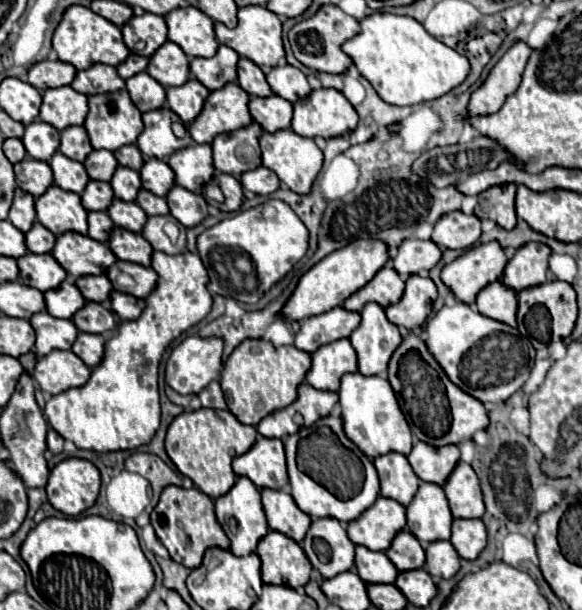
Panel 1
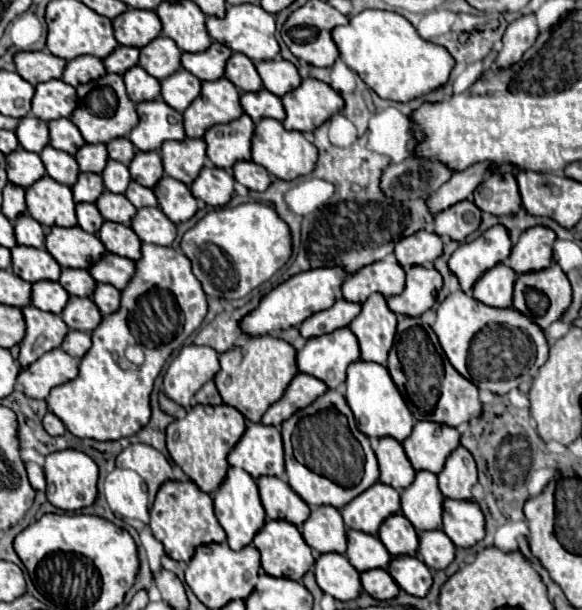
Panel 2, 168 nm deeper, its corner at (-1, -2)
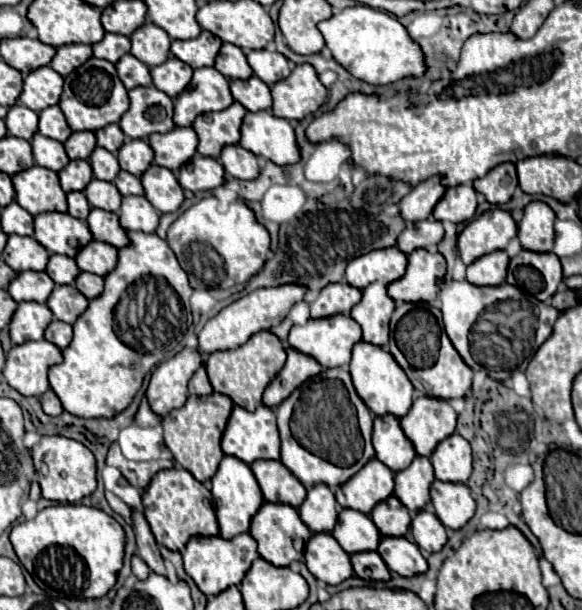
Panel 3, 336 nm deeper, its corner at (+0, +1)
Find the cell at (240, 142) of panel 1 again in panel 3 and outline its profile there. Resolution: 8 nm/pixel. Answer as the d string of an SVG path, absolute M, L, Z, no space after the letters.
M233 102L225 110L199 114L193 122L193 130L199 138L197 152L209 158L217 158L223 146L239 144L239 128L245 112L247 110L239 102Z

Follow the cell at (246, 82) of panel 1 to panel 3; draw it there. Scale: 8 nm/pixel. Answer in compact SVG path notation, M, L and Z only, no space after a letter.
M223 42L221 50L215 58L215 68L229 80L233 80L233 78L247 80L253 74L243 50L235 44L229 44L229 42Z

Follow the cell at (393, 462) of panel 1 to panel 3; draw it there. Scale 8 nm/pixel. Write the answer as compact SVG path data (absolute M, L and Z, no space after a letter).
M385 414L385 418L375 418L373 446L375 456L393 472L407 468L417 454L413 450L413 444L409 442L409 438L405 438L405 432L401 430L399 418L393 418L393 414Z

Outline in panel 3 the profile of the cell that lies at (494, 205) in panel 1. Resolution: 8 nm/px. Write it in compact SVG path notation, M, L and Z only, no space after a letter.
M503 162L475 180L475 190L485 194L491 204L505 204L517 188L517 172L513 162Z

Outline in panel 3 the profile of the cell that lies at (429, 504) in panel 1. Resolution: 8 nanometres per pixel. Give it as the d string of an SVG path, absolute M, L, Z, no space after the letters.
M415 456L415 460L395 474L395 490L393 494L407 506L411 512L423 510L429 506L429 486L435 480L433 466L429 458Z

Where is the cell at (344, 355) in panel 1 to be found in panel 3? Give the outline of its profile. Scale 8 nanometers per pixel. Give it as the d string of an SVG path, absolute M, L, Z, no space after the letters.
M333 314L333 318L311 318L305 326L293 326L289 332L289 344L299 352L313 356L323 368L335 368L349 364L351 348L361 340L361 326L347 314Z

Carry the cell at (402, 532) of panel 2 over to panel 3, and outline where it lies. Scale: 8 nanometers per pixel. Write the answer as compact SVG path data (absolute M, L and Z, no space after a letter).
M389 496L371 510L371 520L383 536L405 536L411 524L411 514L397 502L397 496Z

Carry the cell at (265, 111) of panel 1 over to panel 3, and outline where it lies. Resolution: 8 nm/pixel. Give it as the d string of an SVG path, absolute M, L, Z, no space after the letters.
M251 76L247 80L231 80L229 84L233 98L243 104L249 112L259 112L259 110L269 110L273 100L269 86L261 82L257 76Z

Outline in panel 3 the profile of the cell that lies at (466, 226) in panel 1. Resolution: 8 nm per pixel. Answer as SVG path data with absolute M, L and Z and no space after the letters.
M453 186L447 188L441 202L437 202L433 216L437 220L449 220L449 222L467 222L473 218L477 208L477 192L473 190L473 186Z

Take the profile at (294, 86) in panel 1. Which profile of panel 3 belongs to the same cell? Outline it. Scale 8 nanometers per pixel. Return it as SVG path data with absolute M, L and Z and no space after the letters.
M249 50L247 52L247 62L253 70L255 76L259 76L267 86L283 80L289 76L289 60L279 54L279 52L269 52L269 50Z

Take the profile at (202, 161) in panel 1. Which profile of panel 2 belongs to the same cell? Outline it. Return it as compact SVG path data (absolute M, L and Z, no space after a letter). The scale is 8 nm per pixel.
M204 139L166 141L160 155L164 161L164 173L190 187L194 177L198 177L206 165L206 143Z

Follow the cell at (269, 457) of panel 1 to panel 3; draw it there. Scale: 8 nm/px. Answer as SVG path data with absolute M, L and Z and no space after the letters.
M261 404L255 412L247 412L241 406L233 406L231 416L227 420L227 428L221 438L221 448L225 454L251 464L255 460L279 460L279 432L275 424L275 412L269 406Z

